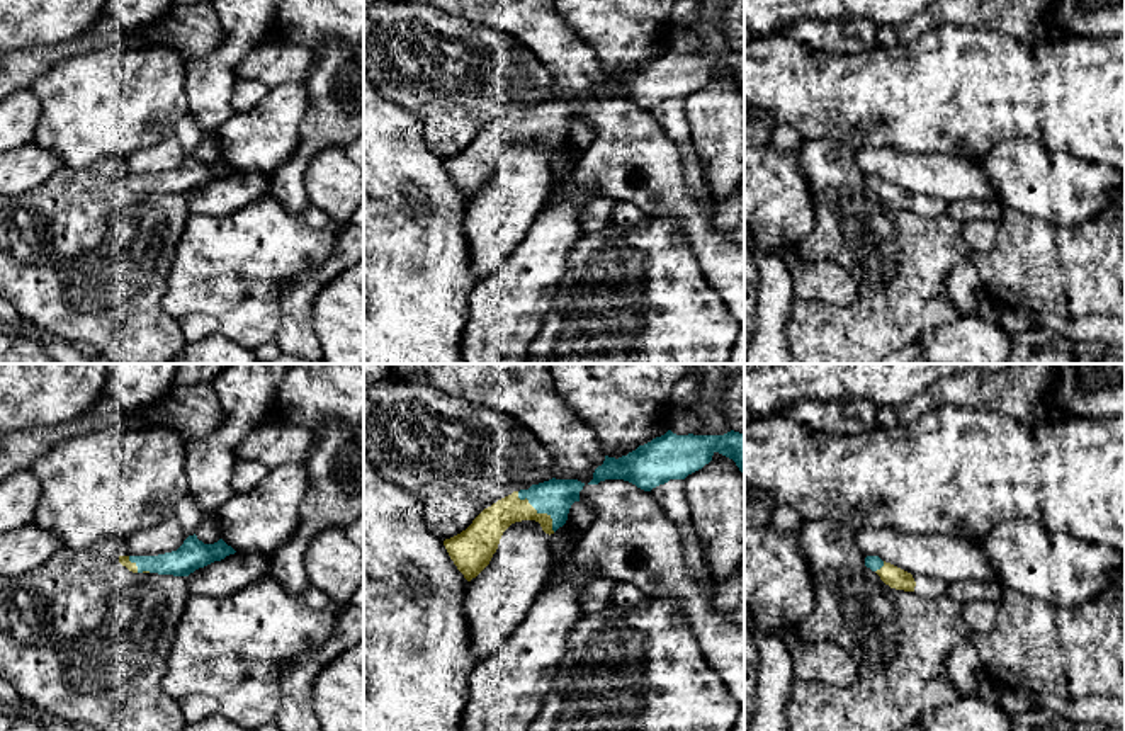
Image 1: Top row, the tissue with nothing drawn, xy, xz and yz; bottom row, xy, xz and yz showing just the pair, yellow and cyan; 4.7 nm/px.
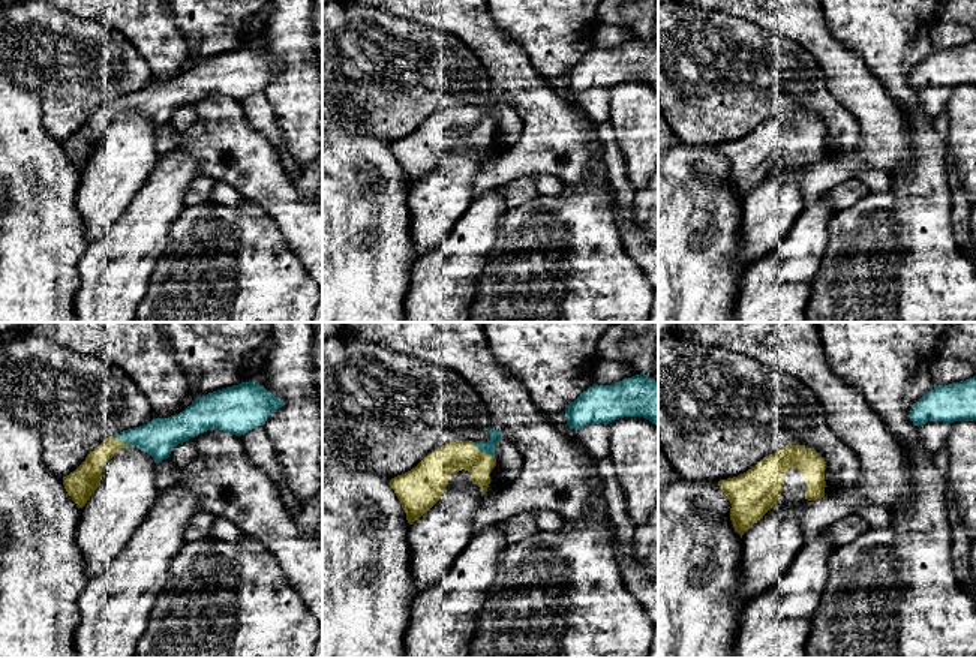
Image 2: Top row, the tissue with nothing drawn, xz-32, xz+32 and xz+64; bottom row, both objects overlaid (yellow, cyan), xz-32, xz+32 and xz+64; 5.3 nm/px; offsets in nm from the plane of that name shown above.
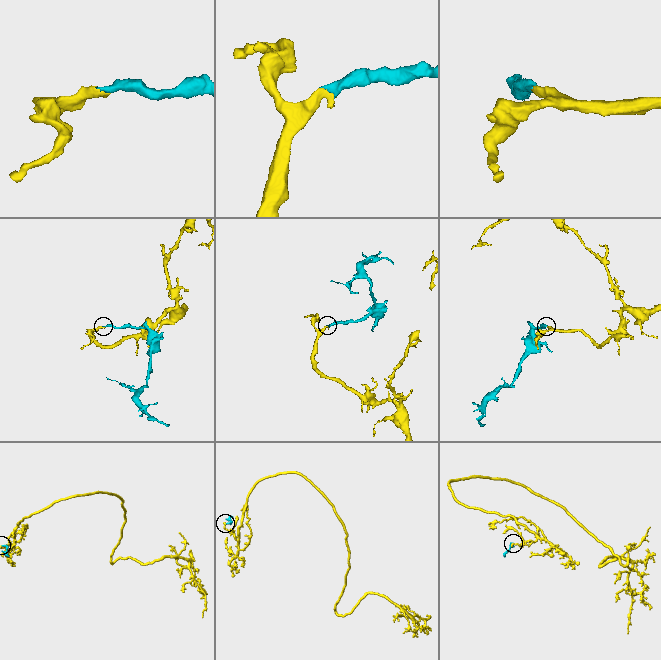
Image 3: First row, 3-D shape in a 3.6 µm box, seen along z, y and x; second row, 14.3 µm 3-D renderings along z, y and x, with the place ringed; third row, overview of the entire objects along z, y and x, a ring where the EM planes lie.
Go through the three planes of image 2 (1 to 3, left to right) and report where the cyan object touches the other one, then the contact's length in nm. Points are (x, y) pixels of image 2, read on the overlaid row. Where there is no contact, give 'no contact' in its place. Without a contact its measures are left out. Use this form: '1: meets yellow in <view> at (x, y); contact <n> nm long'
1: meets yellow in xz-32 at (120, 439); contact 130 nm long
2: meets yellow in xz+32 at (483, 451); contact 150 nm long
3: no contact

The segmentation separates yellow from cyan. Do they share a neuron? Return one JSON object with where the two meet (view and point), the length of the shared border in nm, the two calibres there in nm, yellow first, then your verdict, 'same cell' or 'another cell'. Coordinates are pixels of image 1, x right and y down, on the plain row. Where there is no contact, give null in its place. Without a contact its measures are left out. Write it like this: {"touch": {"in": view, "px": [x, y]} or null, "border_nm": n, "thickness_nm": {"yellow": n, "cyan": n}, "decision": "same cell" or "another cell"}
{"touch": {"in": "xz", "px": [539, 133]}, "border_nm": 260, "thickness_nm": {"yellow": 150, "cyan": 170}, "decision": "same cell"}

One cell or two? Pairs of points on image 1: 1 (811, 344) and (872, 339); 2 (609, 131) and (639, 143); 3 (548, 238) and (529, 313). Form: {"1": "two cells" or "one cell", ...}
{"1": "one cell", "2": "one cell", "3": "one cell"}

